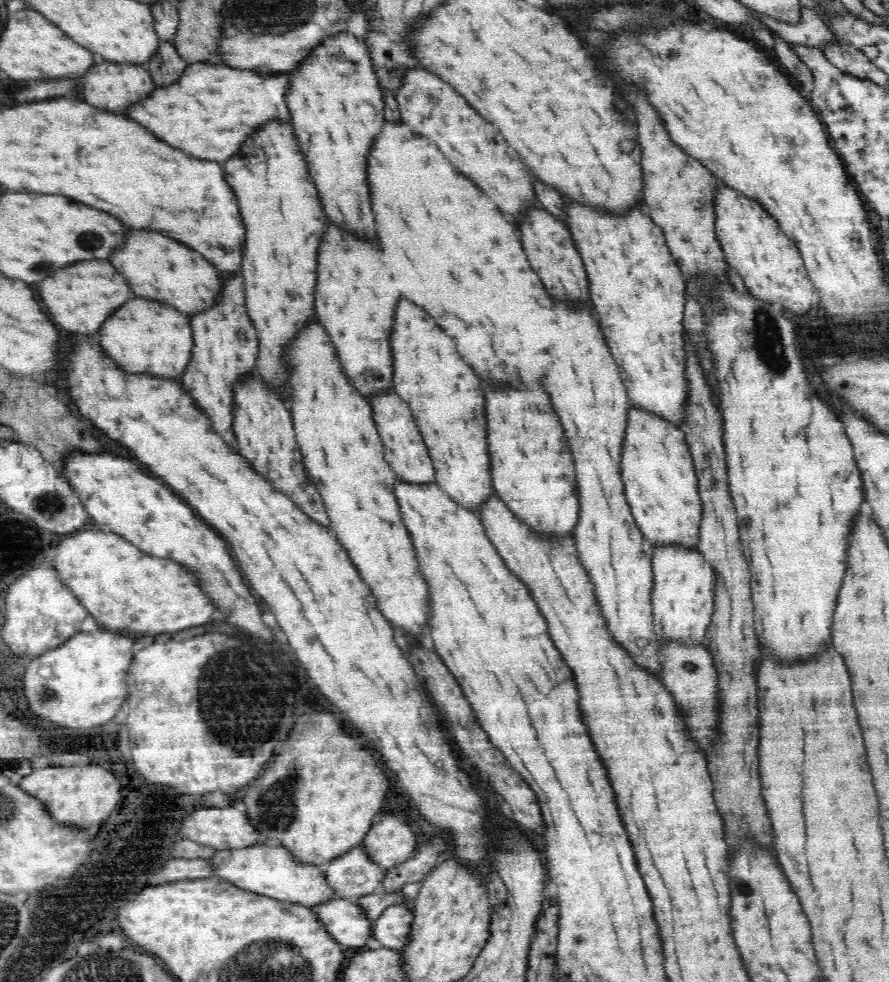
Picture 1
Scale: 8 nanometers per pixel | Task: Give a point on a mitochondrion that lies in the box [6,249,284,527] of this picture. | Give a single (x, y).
(49, 501)

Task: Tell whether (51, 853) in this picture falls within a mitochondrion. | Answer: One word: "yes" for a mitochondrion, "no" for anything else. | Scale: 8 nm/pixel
no

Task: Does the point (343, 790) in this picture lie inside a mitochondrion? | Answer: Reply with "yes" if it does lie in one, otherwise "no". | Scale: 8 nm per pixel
no

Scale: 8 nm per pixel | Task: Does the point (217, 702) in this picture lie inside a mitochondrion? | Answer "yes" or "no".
yes

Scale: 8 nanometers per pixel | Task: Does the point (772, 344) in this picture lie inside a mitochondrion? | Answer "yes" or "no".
yes

